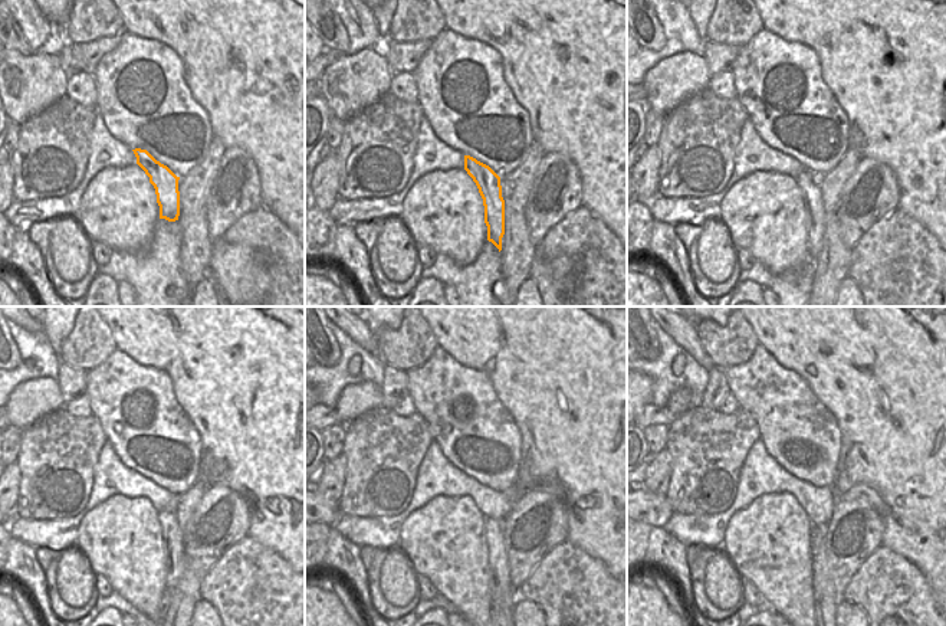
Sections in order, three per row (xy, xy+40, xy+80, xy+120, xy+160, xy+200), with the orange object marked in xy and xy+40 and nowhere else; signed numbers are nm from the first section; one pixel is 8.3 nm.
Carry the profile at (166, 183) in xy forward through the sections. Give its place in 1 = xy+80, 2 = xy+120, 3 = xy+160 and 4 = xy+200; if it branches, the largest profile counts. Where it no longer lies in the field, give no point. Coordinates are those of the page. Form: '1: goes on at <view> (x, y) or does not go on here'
1: goes on at xy+80 (807, 180)
2: goes on at xy+120 (173, 546)
3: goes on at xy+160 (499, 576)
4: goes on at xy+200 (827, 599)

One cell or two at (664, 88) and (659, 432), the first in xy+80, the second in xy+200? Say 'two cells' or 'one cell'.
two cells

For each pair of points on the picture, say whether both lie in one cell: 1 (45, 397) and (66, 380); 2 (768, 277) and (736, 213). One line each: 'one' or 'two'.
1: two
2: two

